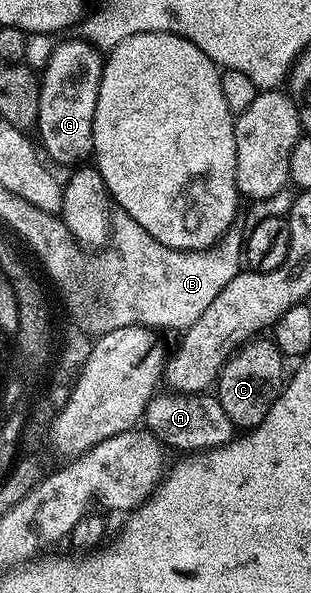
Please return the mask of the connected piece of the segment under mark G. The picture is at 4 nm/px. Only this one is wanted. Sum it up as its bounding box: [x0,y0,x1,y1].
[36,39,104,165]

